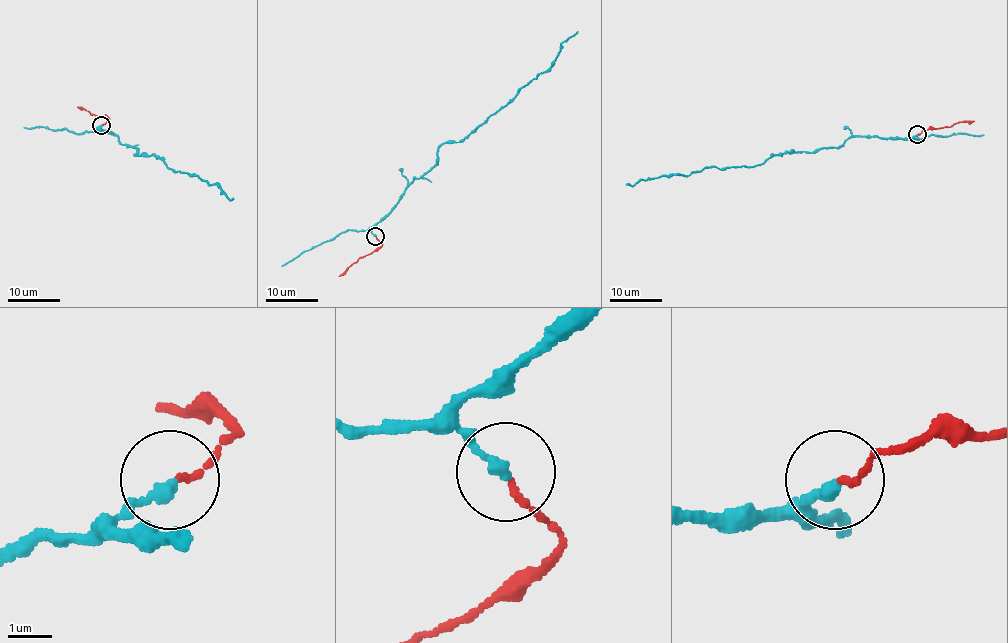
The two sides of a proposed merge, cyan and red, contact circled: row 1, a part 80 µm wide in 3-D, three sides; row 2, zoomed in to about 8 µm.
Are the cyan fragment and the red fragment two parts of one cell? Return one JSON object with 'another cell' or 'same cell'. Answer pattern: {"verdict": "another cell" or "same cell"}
{"verdict": "another cell"}

